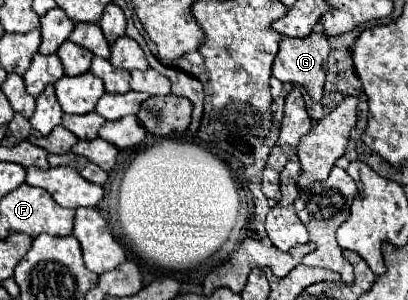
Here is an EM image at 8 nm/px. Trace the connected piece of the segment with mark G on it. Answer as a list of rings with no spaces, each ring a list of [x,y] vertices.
[[[312,32],[306,38],[286,38],[282,36],[280,40],[280,50],[274,58],[272,74],[284,82],[284,84],[300,84],[306,88],[310,98],[314,102],[320,102],[322,92],[324,92],[324,76],[326,76],[326,56],[330,52],[328,38],[324,32]]]

